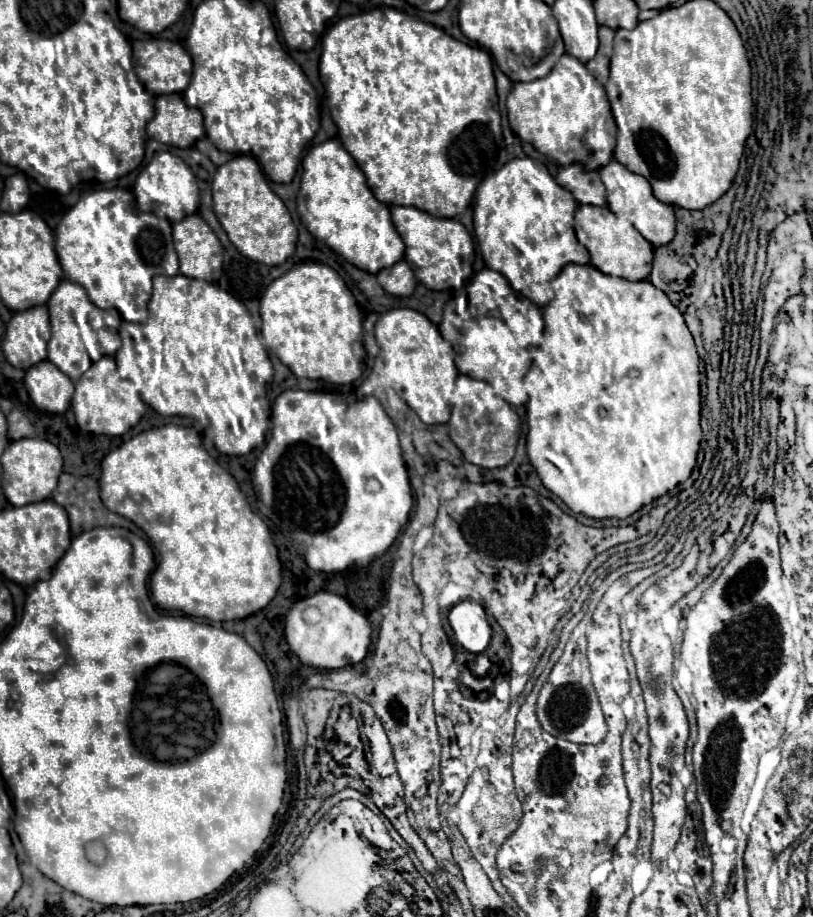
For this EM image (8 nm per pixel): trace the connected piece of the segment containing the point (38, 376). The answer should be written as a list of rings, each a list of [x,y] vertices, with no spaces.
[[[40,361],[26,371],[26,391],[34,405],[48,413],[64,413],[72,401],[74,383],[50,361]]]

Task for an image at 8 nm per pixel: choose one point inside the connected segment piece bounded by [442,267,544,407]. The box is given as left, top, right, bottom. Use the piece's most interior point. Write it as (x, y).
(498, 348)

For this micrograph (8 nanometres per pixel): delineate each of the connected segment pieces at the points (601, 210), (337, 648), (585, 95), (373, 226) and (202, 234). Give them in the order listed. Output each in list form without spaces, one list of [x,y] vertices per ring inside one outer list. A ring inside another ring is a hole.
[[[580,205],[574,215],[574,229],[580,244],[590,253],[590,263],[606,275],[622,277],[628,281],[642,281],[652,269],[654,247],[636,231],[636,227],[616,217],[606,205]]]
[[[318,591],[306,599],[300,599],[290,609],[286,615],[284,635],[290,649],[304,665],[316,669],[340,669],[360,663],[366,657],[370,649],[372,627],[366,615],[356,611],[344,597],[330,591]]]
[[[564,53],[554,69],[536,81],[514,83],[508,99],[508,123],[526,143],[558,165],[580,161],[586,169],[600,169],[612,159],[616,123],[600,81],[576,57]]]
[[[338,139],[312,147],[302,159],[302,183],[296,197],[306,229],[362,271],[378,273],[404,257],[404,241],[392,225],[388,205],[380,203],[366,185],[362,169]]]
[[[194,213],[174,223],[172,229],[180,273],[192,279],[216,283],[222,275],[222,245],[210,225]]]

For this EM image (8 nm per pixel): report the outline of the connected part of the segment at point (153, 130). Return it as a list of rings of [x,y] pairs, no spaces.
[[[180,93],[156,97],[154,108],[154,119],[146,127],[148,137],[180,149],[192,147],[204,137],[200,109],[186,105]]]

